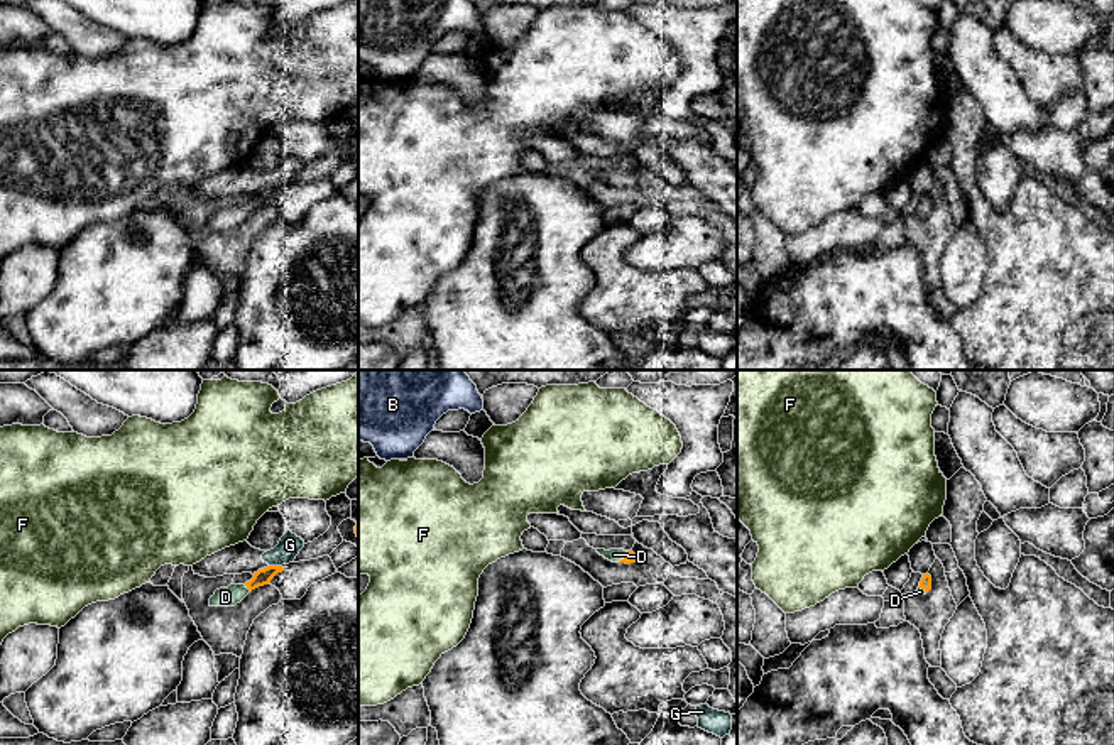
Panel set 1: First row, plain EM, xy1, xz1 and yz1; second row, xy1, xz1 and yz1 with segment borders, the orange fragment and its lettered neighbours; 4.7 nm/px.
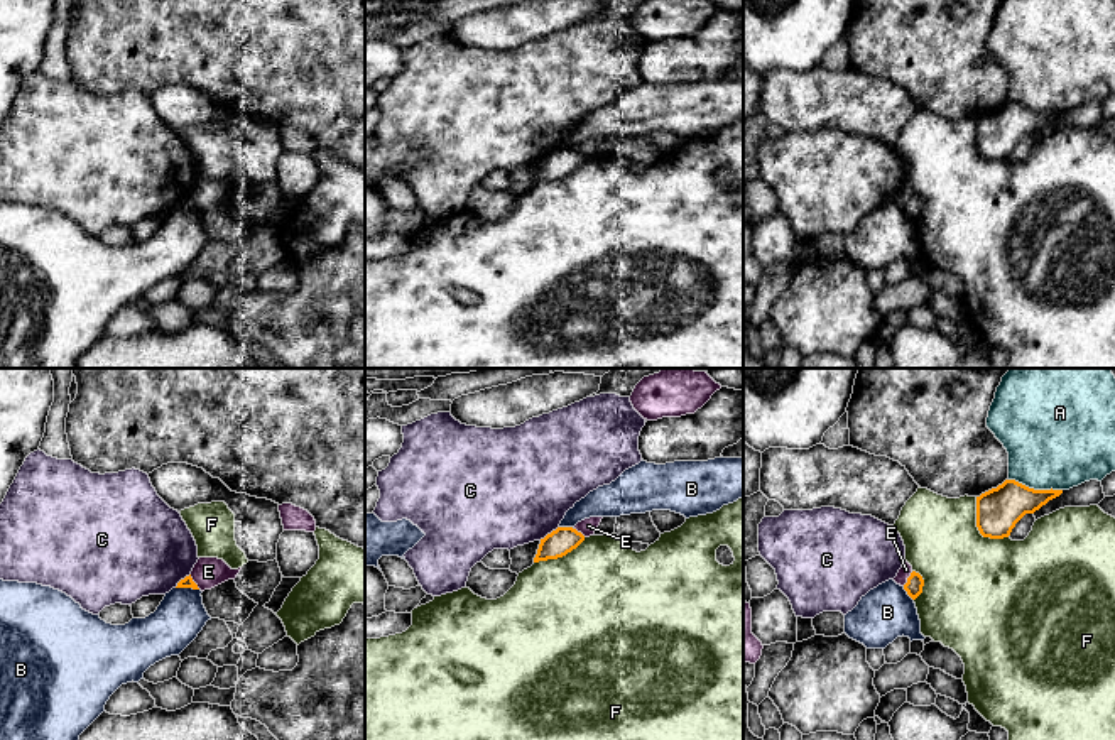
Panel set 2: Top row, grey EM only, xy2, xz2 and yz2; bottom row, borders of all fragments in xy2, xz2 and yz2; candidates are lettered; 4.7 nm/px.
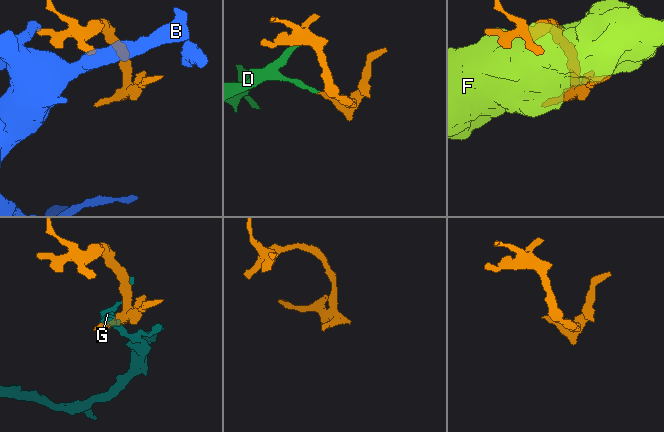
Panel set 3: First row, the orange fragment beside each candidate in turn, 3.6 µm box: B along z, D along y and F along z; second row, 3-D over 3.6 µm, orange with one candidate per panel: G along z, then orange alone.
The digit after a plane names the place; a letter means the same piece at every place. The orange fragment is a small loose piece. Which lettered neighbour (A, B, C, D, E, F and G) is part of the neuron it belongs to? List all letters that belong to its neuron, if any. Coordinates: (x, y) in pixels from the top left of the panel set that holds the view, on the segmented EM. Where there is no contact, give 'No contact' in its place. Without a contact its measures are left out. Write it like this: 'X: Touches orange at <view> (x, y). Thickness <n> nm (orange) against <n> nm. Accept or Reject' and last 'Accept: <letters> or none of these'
A: Touches orange at yz2 (1036, 490). Thickness 200 nm (orange) against 440 nm. Reject
B: Touches orange at xy2 (188, 587). Thickness 50 nm (orange) against 240 nm. Reject
C: Touches orange at xz2 (548, 534). Thickness 130 nm (orange) against 500 nm. Reject
D: Touches orange at xy1 (247, 587). Thickness 80 nm (orange) against 100 nm. Accept
E: Touches orange at xy2 (193, 582). Thickness 50 nm (orange) against 140 nm. Reject
F: Touches orange at yz2 (979, 529). Thickness 200 nm (orange) against 440 nm. Reject
G: Touches orange at xy1 (276, 566). Thickness 80 nm (orange) against 110 nm. Reject
Accept: D

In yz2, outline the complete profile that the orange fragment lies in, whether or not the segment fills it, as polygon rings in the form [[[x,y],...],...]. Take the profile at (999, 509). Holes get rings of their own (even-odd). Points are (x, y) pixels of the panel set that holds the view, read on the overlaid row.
[[[1005,480],[976,497],[976,527],[983,537],[1009,537],[1025,514],[1034,514],[1061,493],[1063,490],[1034,490],[1015,480]]]

